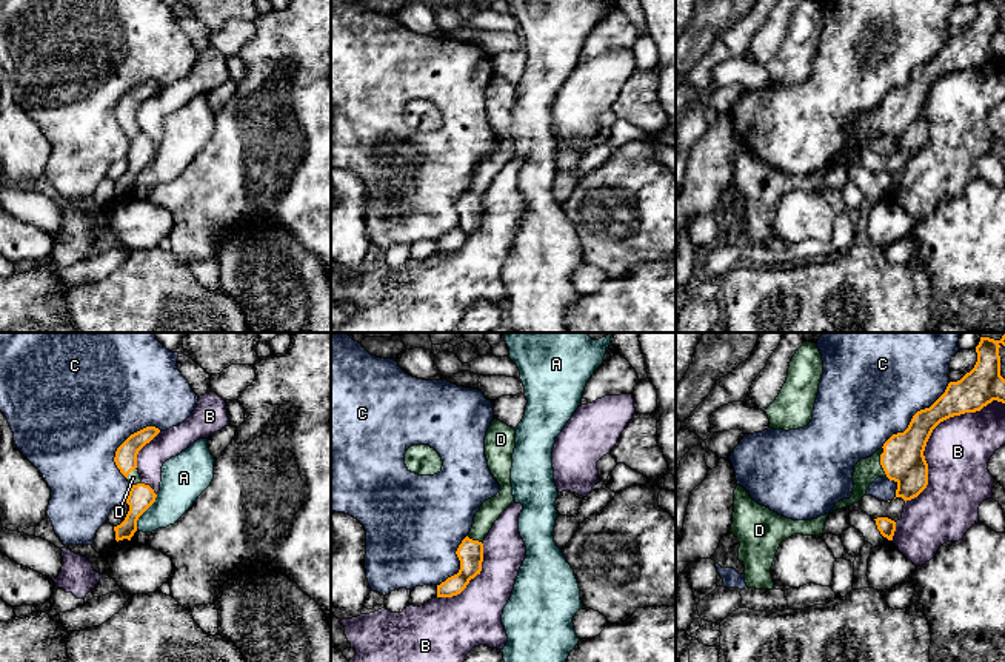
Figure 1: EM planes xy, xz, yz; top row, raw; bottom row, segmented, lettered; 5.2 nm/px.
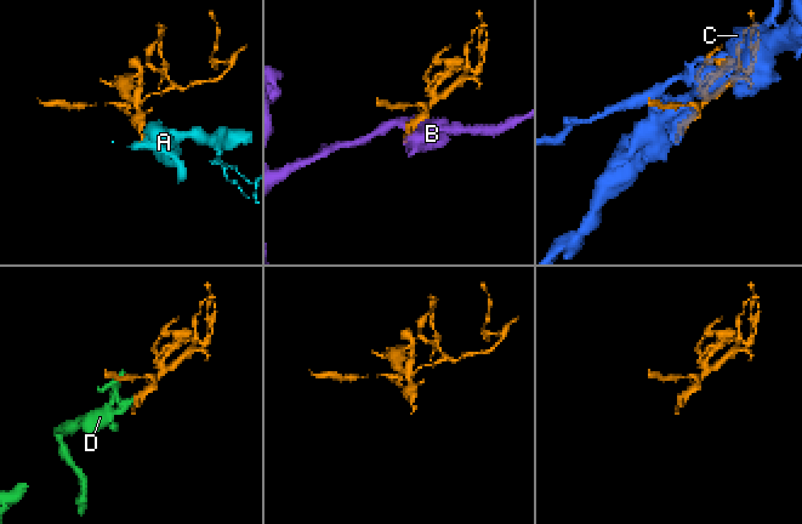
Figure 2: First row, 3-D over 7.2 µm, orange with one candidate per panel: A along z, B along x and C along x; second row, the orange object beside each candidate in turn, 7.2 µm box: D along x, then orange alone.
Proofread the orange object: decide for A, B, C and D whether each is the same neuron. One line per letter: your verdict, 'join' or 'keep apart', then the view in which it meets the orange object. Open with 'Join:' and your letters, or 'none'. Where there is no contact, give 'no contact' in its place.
Join: D
A: keep apart; contact in xy
B: keep apart; contact in yz
C: keep apart; contact in yz
D: join; contact in yz

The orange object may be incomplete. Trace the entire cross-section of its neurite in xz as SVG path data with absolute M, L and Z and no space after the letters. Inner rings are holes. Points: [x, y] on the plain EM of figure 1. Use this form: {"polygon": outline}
{"polygon": "M494 74L485 92L485 111L488 123L500 146L485 155L476 168L469 189L462 196L456 209L460 216L457 229L437 240L437 252L452 252L460 249L471 234L482 226L483 196L500 169L514 157L511 142L513 108L516 103L516 86L506 79Z"}

